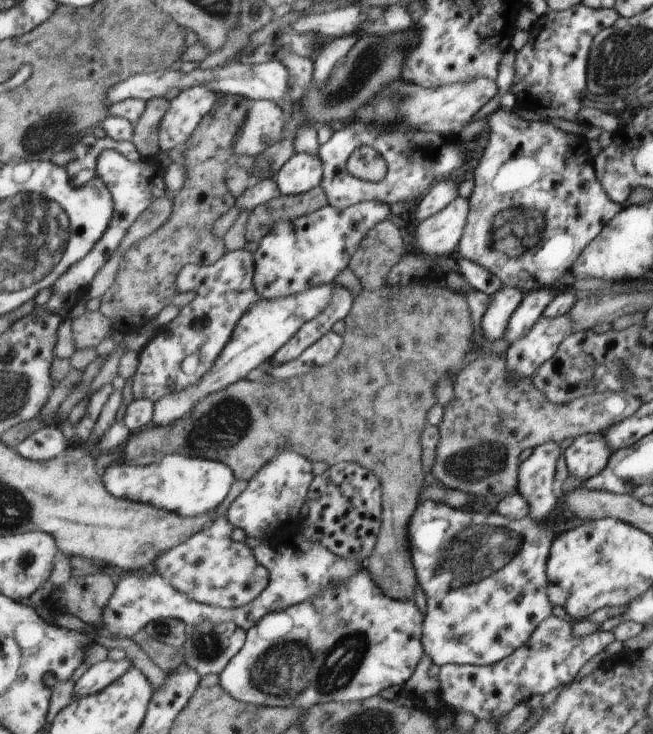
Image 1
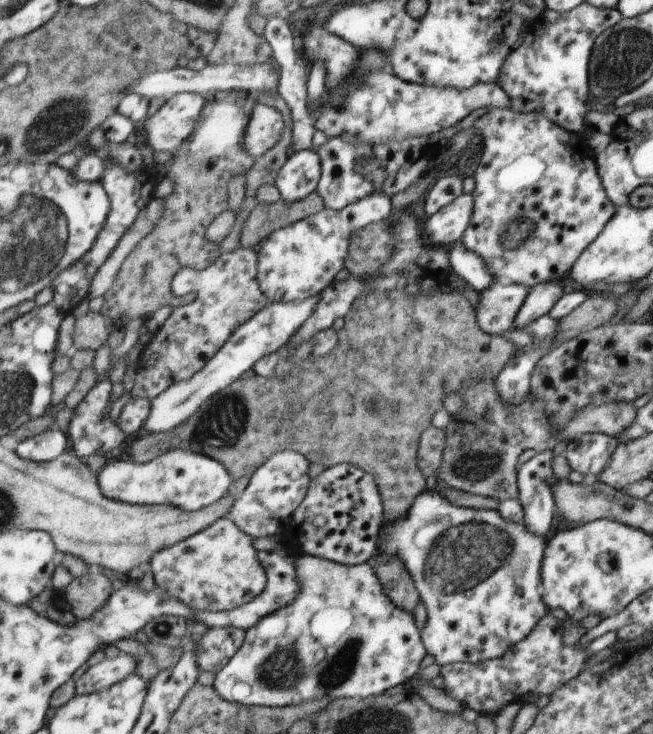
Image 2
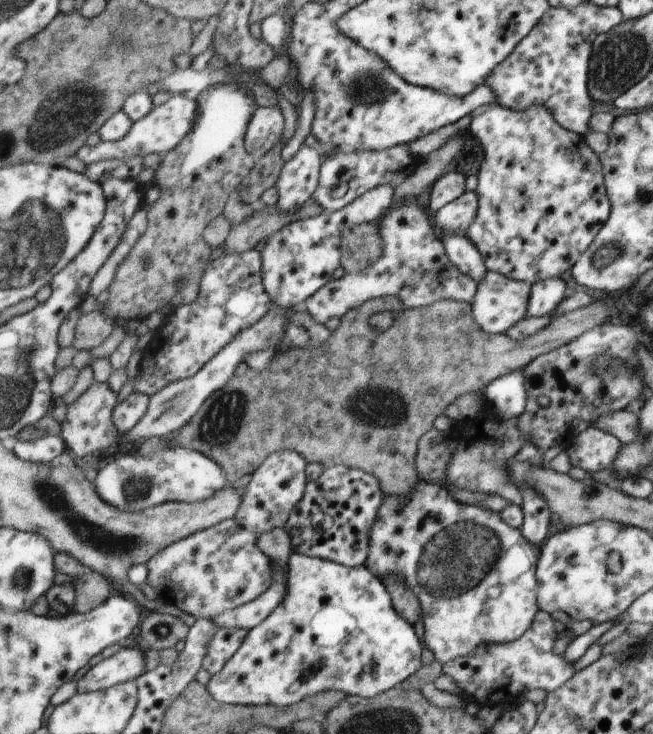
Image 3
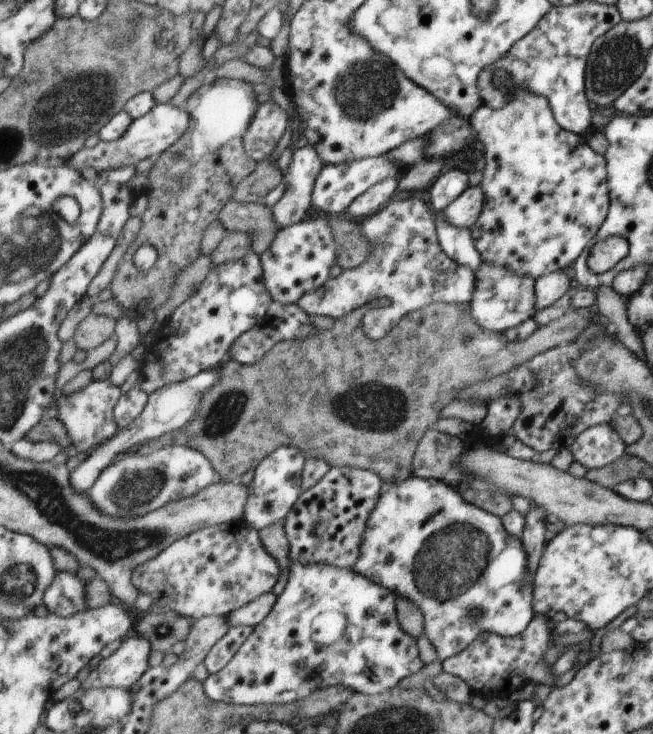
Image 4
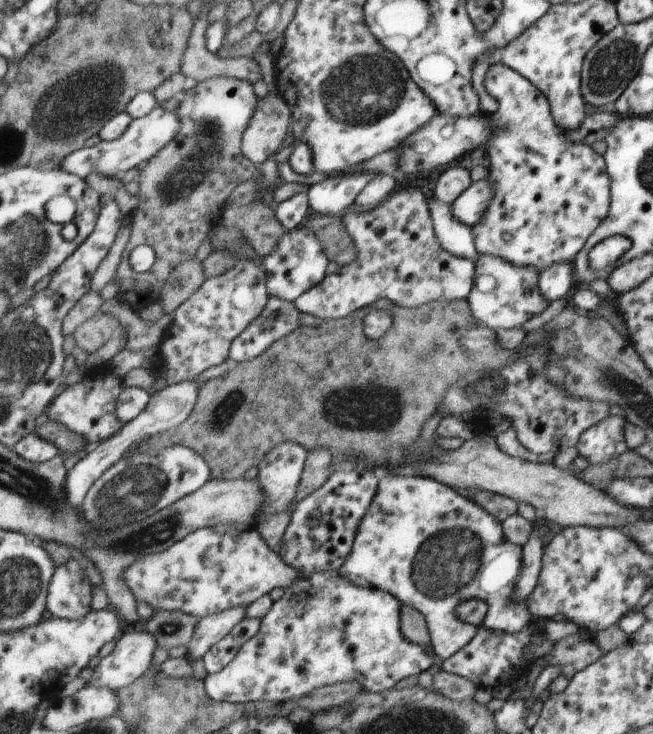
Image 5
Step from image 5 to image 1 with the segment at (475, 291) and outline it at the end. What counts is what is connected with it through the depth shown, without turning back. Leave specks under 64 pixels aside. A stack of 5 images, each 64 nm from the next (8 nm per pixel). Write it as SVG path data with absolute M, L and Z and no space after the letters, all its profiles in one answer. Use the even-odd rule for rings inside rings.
M503 285L498 292L488 295L490 304L480 320L480 326L486 332L485 338L490 341L497 341L505 336L506 328L512 314L524 300L526 293L516 286Z

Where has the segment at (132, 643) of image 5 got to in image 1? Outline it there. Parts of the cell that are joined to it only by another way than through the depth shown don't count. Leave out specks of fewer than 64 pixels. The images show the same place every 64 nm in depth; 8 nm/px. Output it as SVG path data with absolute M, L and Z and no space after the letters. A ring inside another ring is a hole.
M130 657L124 660L105 660L89 668L77 682L75 700L106 690L120 680L135 664Z

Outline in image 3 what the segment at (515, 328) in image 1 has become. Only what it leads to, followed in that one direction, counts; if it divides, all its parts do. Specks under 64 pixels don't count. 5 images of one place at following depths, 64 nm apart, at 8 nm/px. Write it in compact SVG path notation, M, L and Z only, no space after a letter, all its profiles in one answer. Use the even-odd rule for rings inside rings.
M560 278L539 281L531 286L526 317L544 317L559 306L564 299L566 284Z

